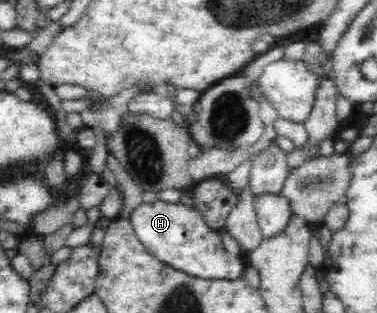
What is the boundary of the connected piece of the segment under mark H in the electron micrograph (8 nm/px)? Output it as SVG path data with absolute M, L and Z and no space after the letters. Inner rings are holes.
M157 200L155 203L142 203L129 215L130 223L136 237L152 256L160 261L183 271L188 275L202 279L238 279L244 271L244 261L226 251L220 241L220 234L213 230L190 204L166 203Z

